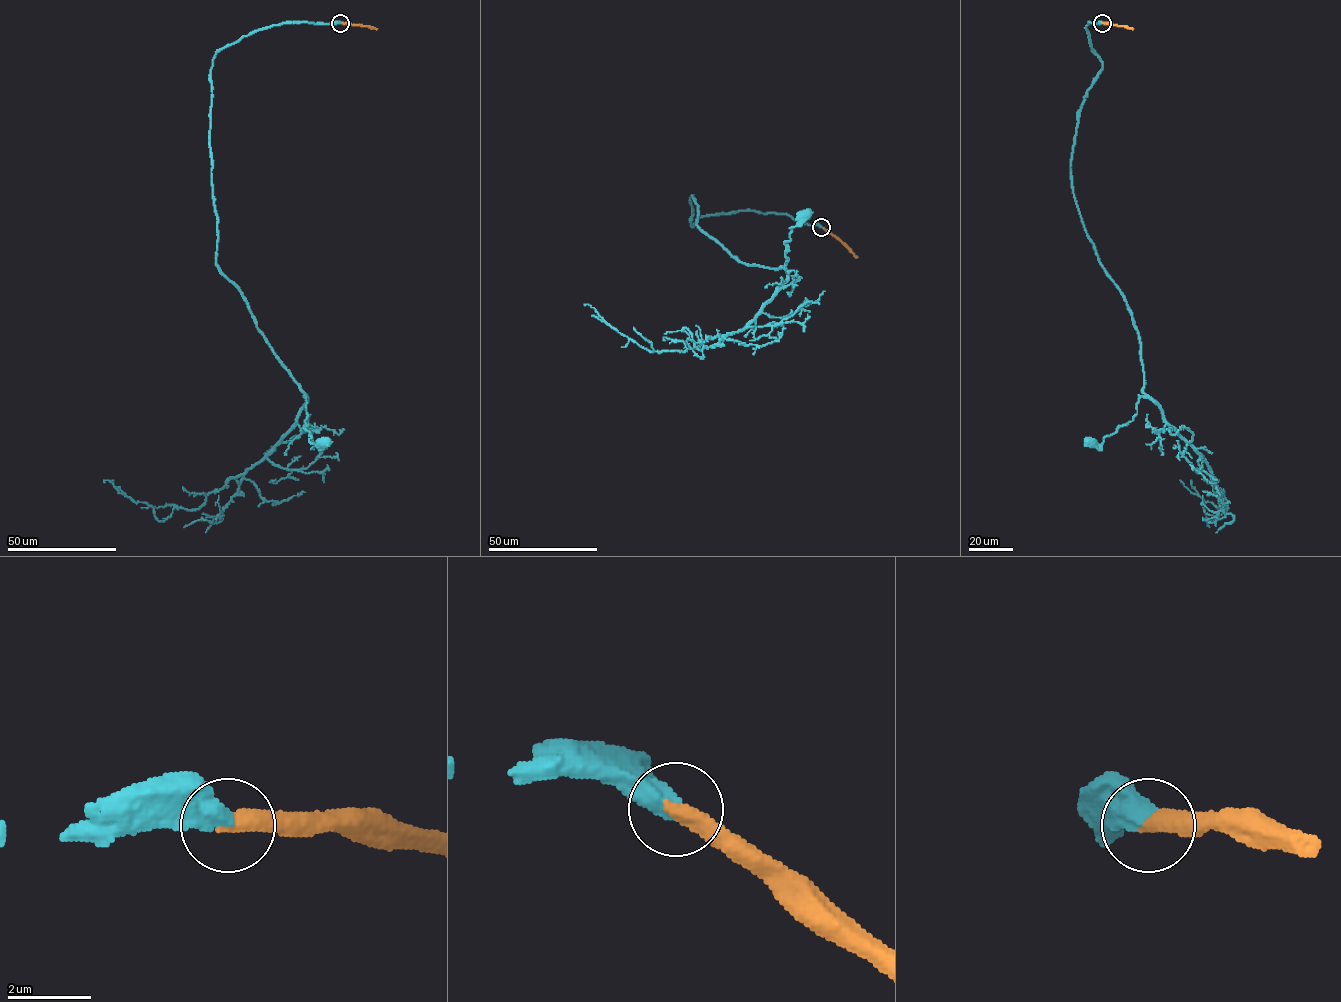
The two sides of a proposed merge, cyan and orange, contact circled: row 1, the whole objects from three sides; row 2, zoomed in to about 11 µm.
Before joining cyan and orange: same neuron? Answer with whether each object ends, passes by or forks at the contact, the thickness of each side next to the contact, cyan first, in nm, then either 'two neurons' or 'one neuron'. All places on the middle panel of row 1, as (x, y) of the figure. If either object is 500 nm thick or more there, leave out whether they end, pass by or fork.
600/440 nm | one neuron

